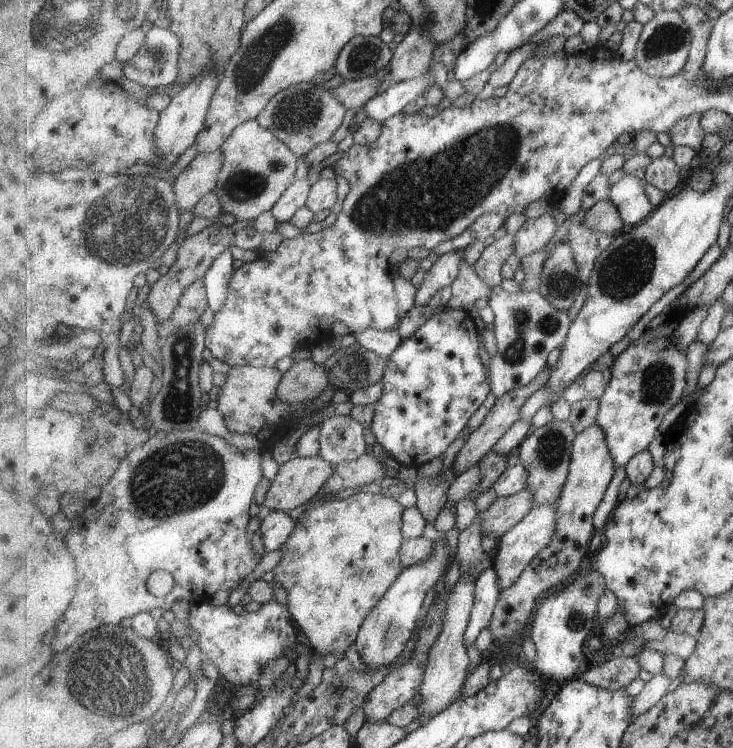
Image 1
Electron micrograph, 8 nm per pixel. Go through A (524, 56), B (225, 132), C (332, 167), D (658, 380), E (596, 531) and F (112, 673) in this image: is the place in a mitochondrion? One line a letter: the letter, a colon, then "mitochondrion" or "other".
A: other
B: other
C: other
D: mitochondrion
E: other
F: mitochondrion

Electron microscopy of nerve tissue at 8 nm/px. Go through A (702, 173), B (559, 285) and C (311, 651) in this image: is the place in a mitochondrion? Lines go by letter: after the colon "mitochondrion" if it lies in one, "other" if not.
A: other
B: mitochondrion
C: other

